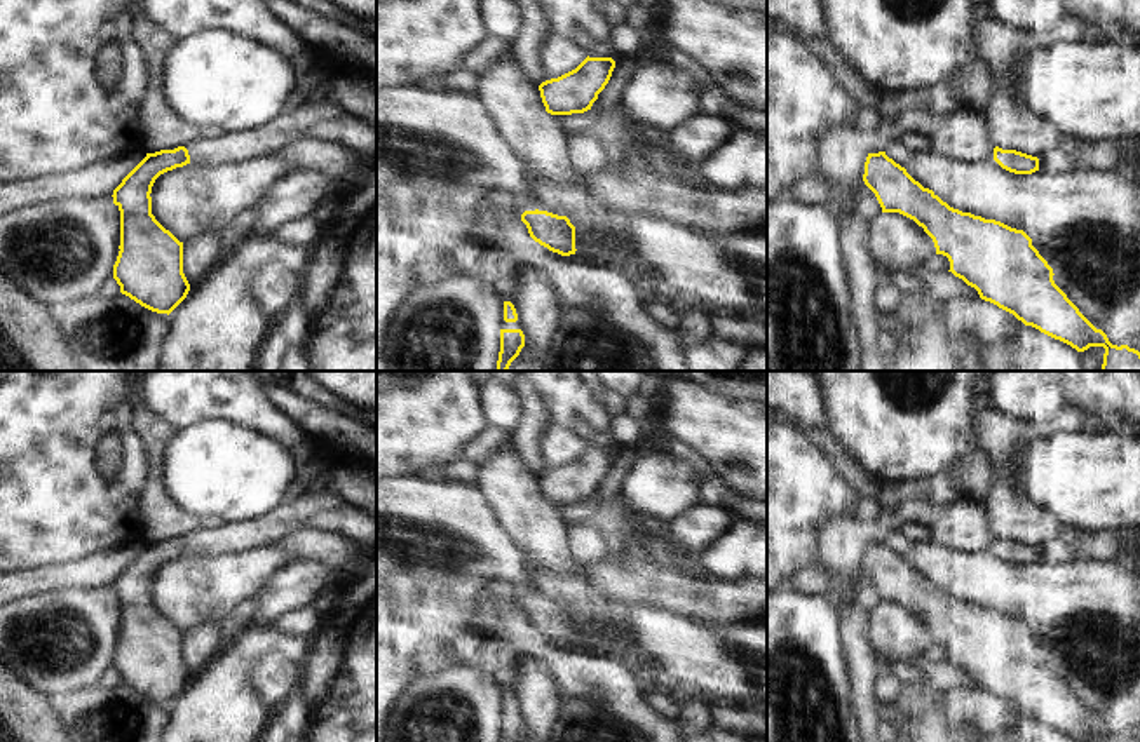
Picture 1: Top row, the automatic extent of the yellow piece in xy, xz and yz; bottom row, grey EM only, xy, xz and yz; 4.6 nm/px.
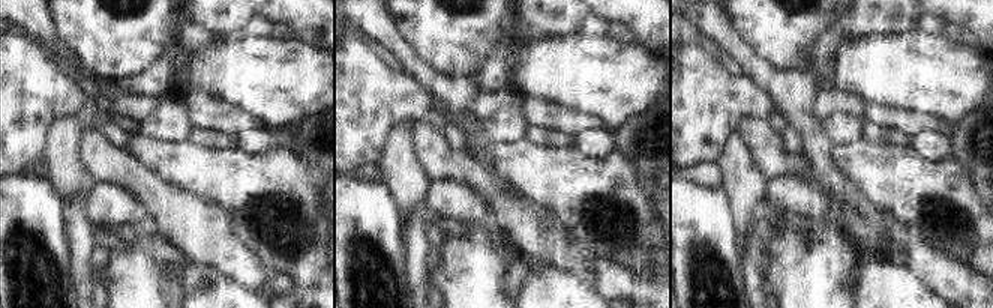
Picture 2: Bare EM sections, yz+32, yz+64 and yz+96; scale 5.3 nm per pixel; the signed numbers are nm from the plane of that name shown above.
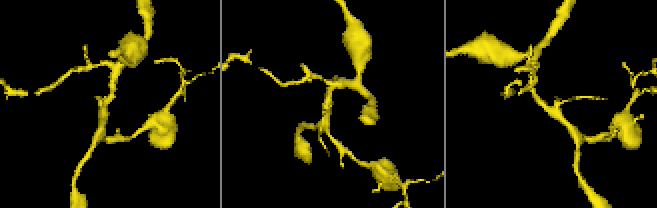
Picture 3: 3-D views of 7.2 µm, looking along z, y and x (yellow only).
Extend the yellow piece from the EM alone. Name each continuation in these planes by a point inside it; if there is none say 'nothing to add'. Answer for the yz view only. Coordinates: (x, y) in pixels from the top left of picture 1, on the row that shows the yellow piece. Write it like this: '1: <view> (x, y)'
nothing to add.

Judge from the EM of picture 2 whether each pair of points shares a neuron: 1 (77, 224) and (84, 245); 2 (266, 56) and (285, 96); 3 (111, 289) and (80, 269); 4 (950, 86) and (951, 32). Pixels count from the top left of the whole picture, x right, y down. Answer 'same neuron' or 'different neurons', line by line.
1: same neuron
2: same neuron
3: different neurons
4: different neurons

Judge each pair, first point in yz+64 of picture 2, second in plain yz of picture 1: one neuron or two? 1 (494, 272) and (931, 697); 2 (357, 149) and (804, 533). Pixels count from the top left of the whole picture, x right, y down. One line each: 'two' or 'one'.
1: one
2: one

